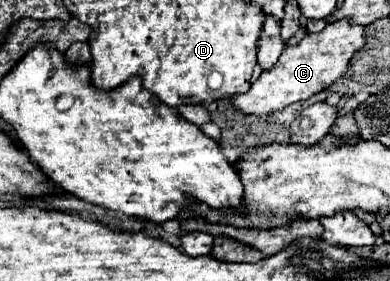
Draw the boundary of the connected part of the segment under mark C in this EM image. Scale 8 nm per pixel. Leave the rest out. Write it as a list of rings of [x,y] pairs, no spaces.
[[[346,19],[328,23],[320,33],[306,33],[300,45],[286,47],[276,67],[272,71],[262,71],[260,79],[250,87],[250,91],[234,95],[232,103],[242,113],[266,115],[272,111],[280,111],[290,103],[310,99],[312,95],[328,89],[338,77],[342,77],[348,69],[352,55],[364,45],[366,45],[364,27],[354,25]]]

